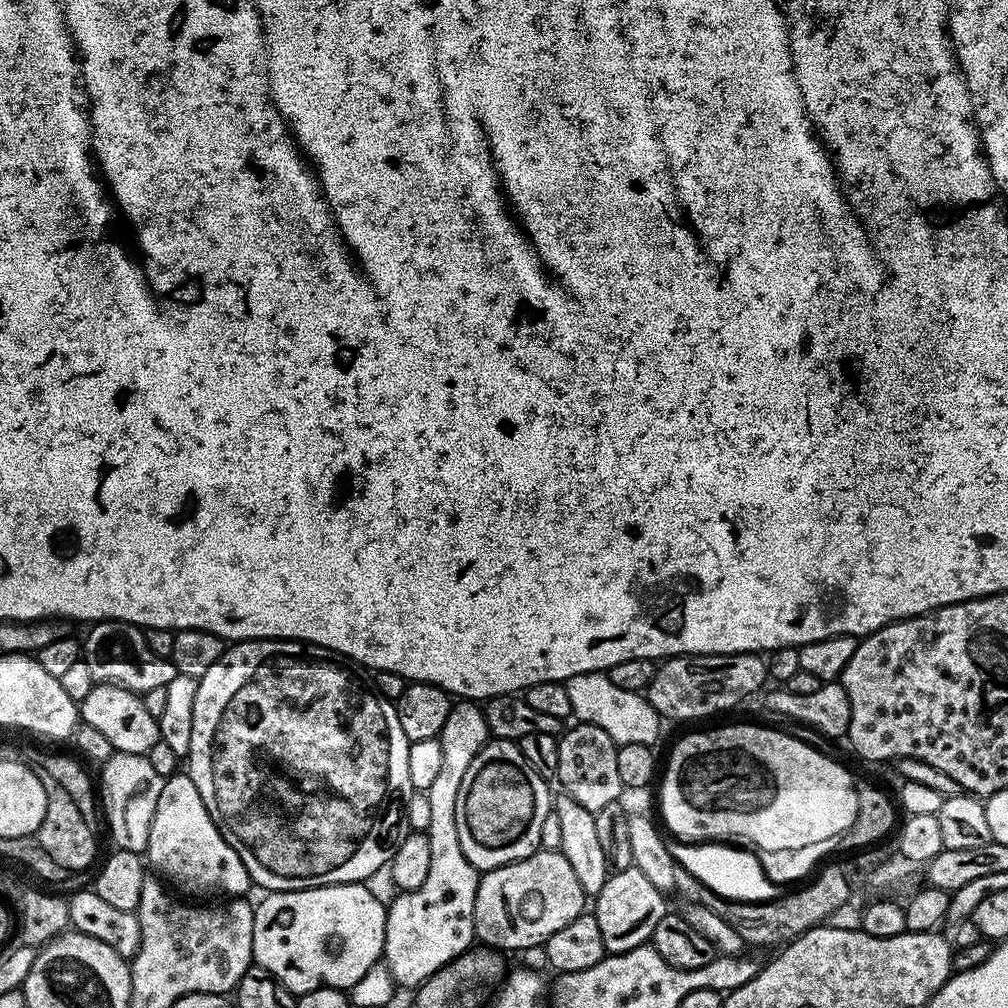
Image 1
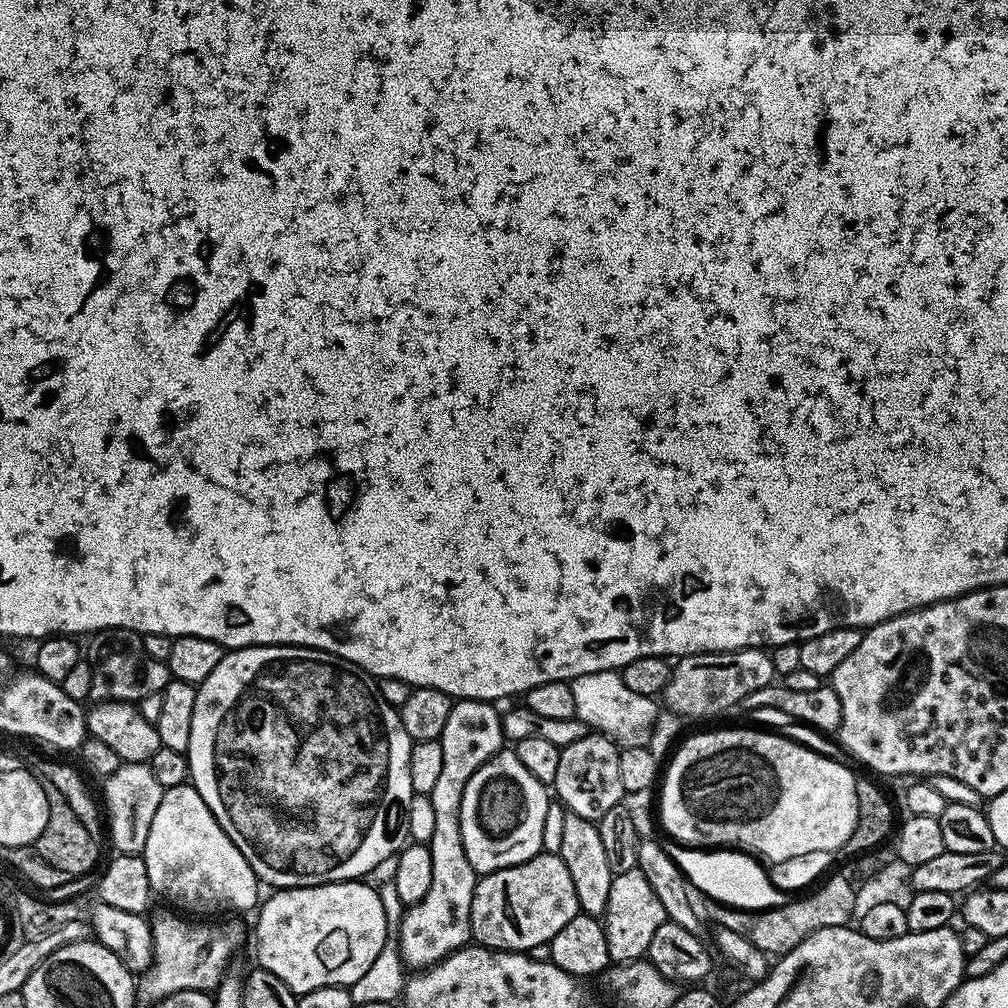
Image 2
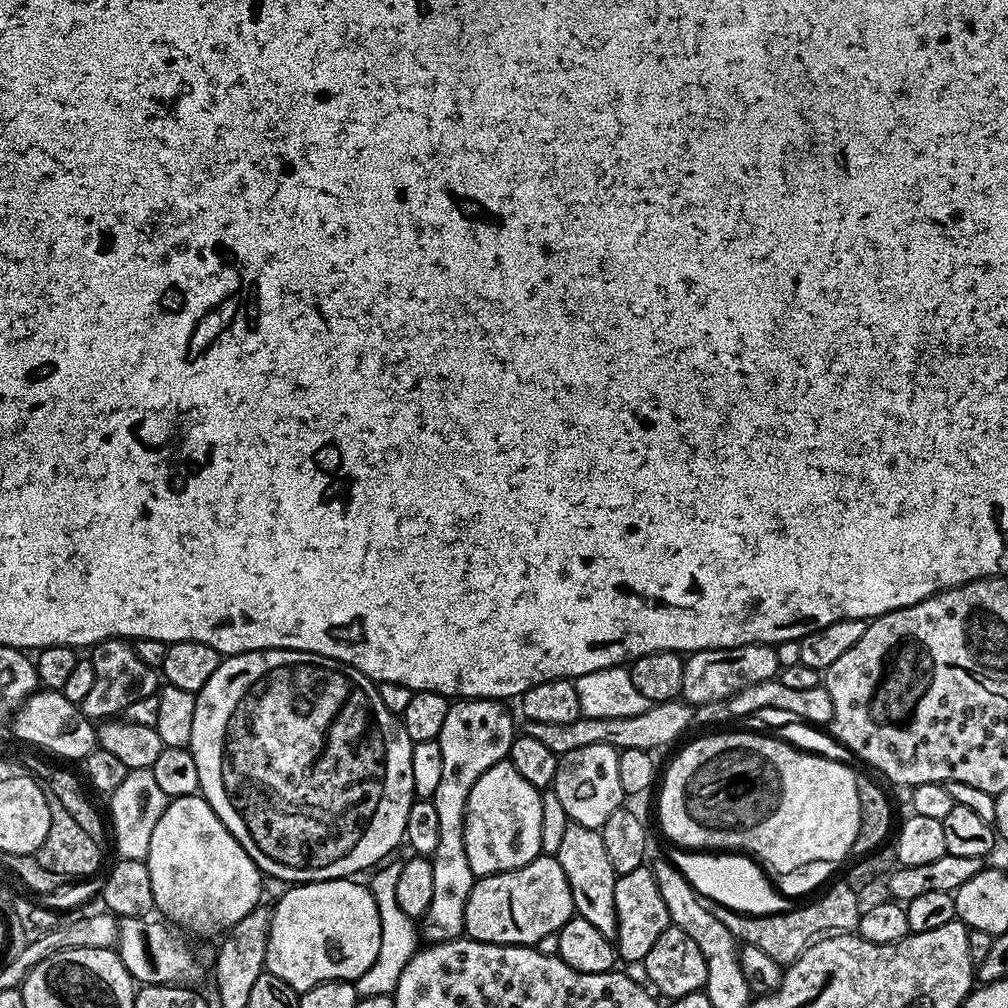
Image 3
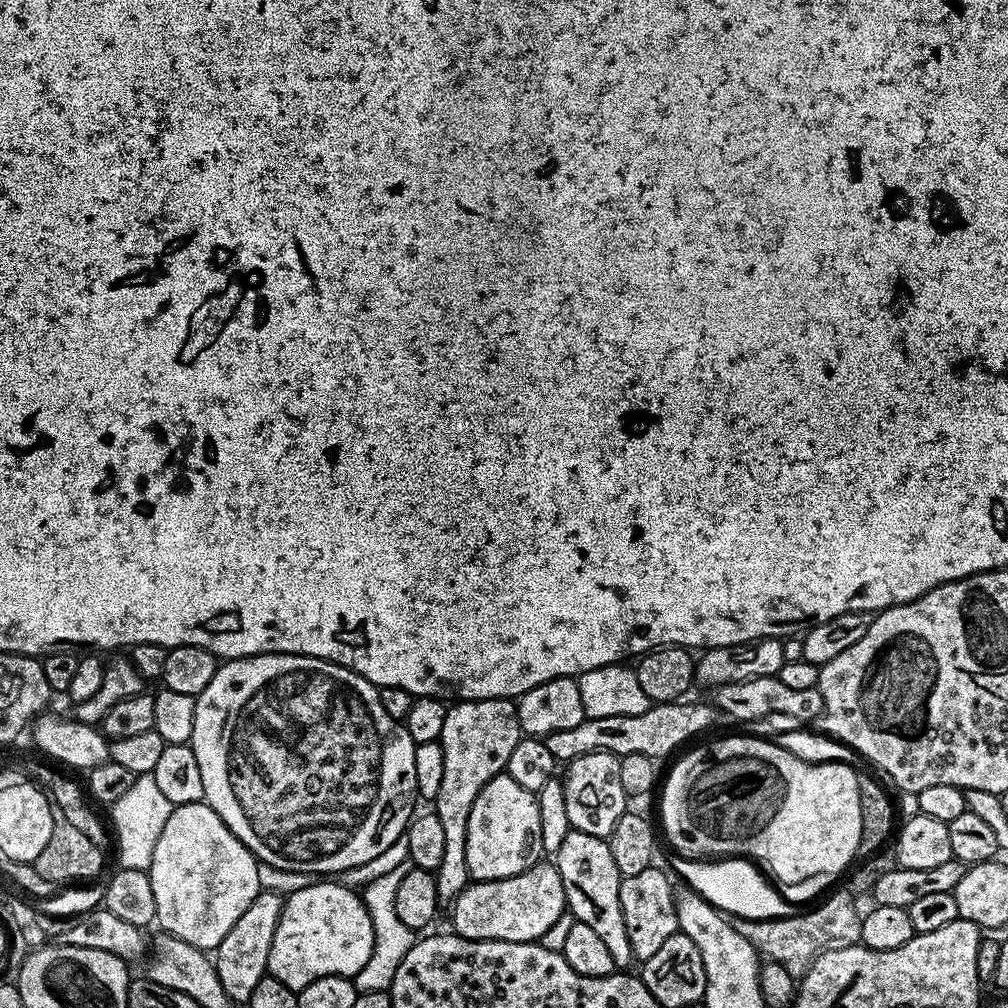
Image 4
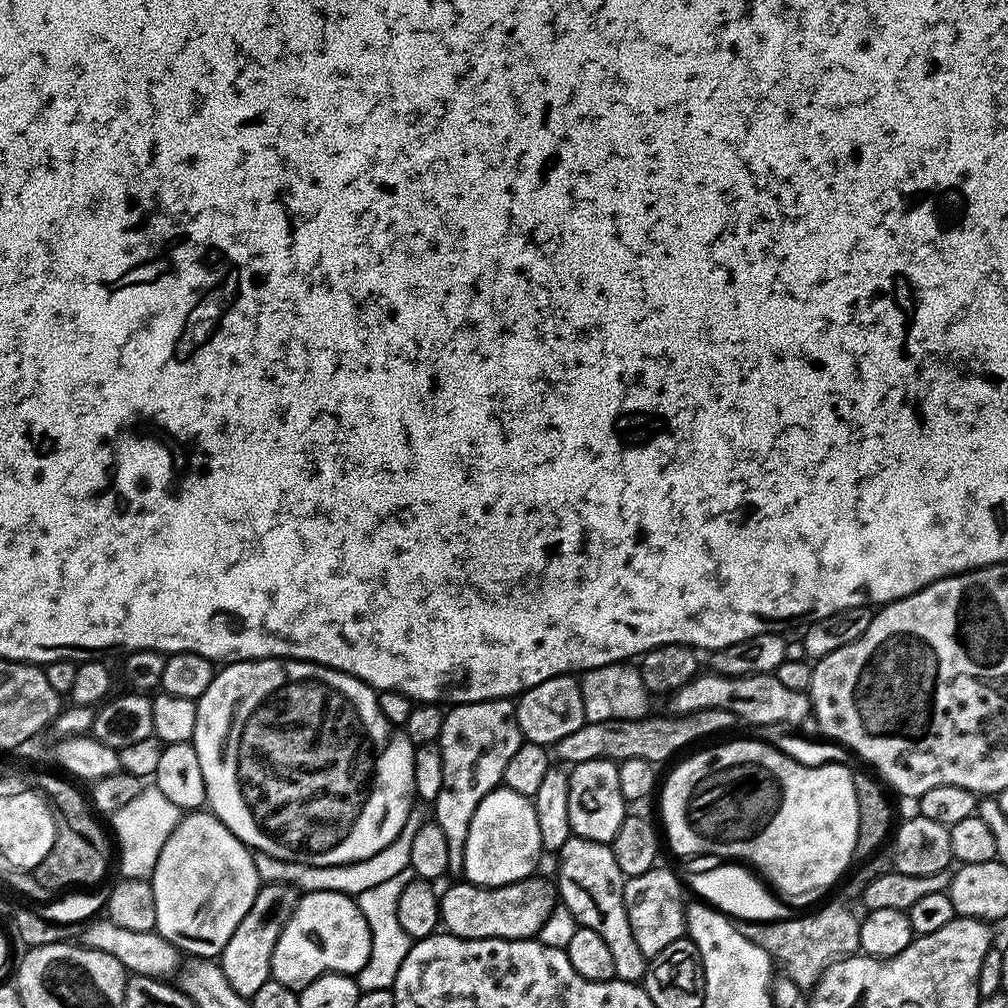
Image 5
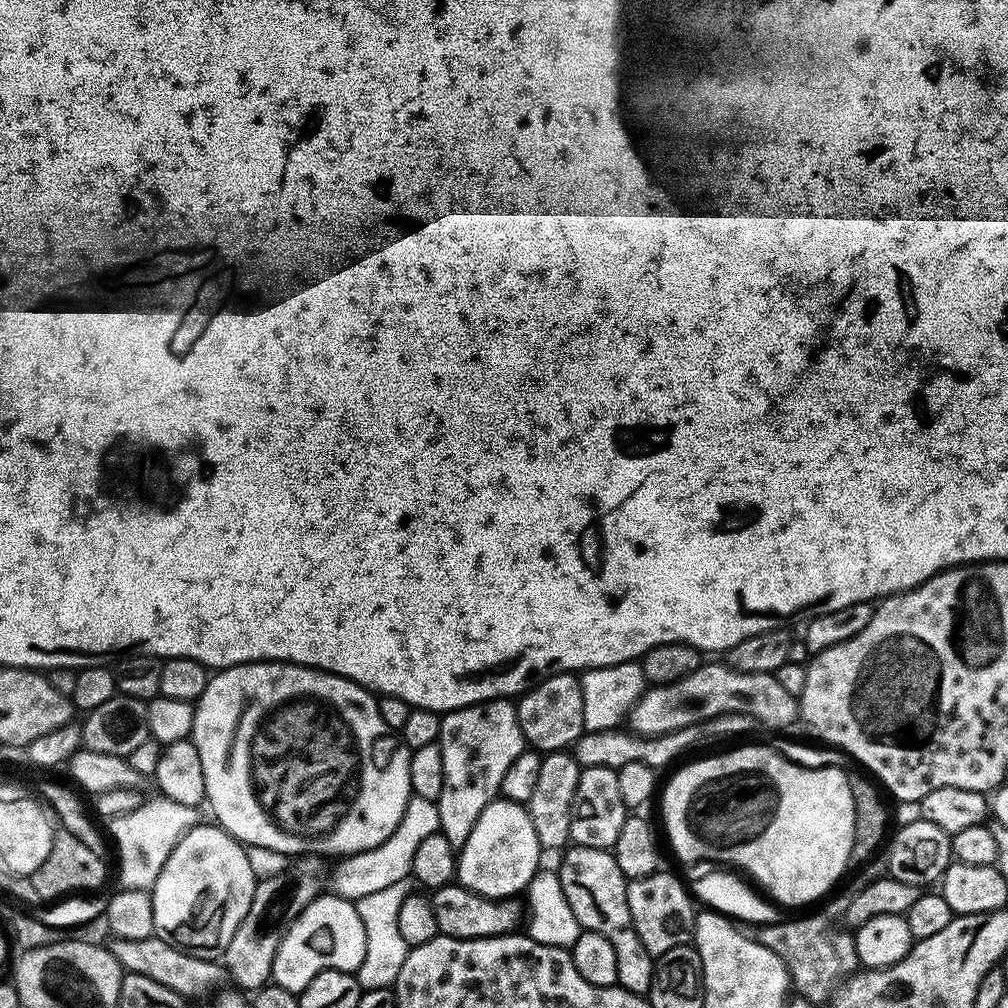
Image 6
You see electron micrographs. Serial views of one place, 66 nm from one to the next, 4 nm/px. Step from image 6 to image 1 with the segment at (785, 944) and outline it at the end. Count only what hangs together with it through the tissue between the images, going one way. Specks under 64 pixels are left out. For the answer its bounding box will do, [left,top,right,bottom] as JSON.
[684,863,854,946]

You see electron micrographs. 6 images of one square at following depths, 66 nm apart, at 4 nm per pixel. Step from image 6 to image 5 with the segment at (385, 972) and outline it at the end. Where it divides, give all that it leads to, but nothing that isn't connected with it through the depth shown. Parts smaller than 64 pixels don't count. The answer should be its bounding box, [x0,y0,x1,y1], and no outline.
[354,871,414,992]

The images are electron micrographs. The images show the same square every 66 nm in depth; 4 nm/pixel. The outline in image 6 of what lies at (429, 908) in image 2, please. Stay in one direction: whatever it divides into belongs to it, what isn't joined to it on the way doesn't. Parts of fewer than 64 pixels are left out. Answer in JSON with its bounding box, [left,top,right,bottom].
[436,699,526,849]

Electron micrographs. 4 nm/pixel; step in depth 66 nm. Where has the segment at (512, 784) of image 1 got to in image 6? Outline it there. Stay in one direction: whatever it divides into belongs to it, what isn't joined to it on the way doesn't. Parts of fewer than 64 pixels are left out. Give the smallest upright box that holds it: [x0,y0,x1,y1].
[456,798,541,898]

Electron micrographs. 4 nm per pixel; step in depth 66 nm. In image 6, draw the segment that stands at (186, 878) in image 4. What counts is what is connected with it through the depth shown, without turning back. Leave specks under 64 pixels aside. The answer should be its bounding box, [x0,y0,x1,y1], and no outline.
[150,822,257,960]

